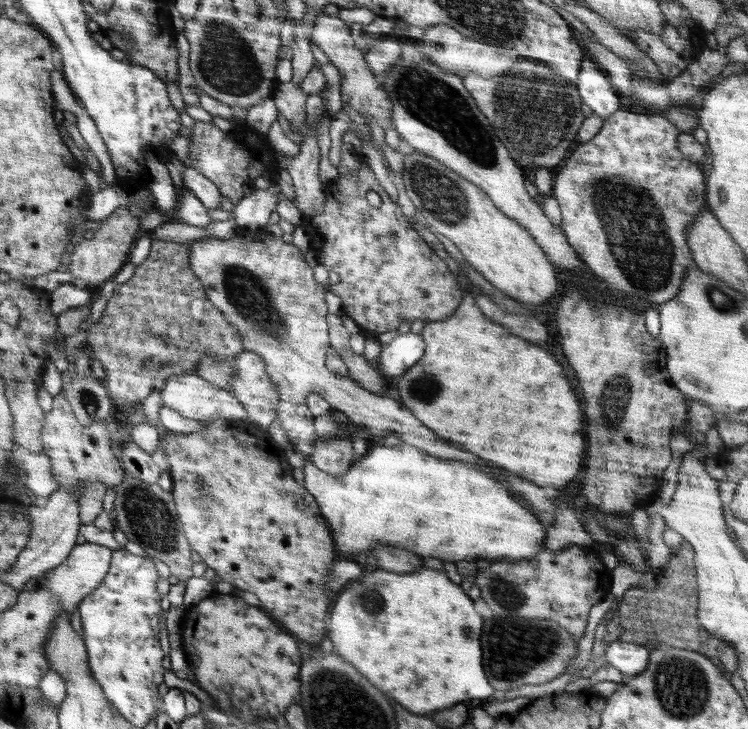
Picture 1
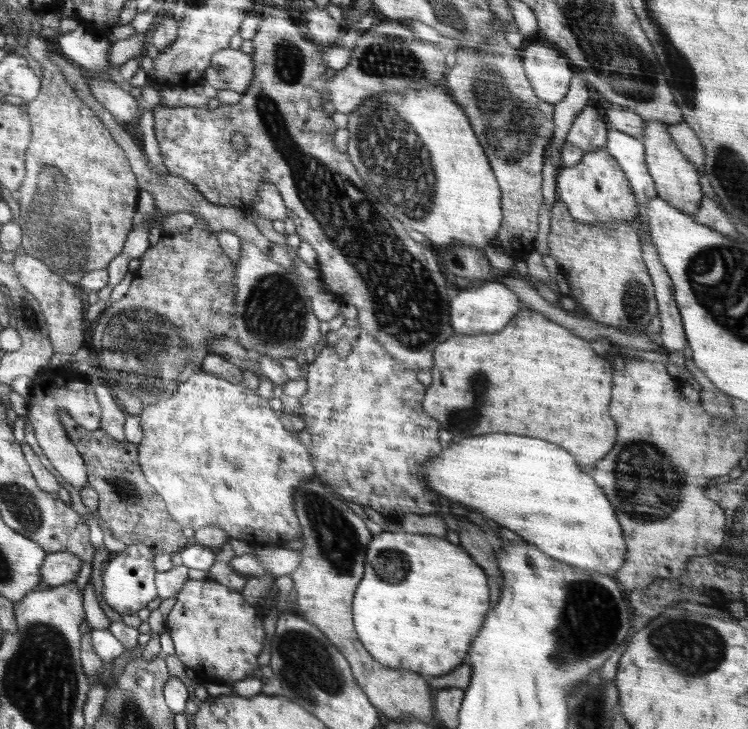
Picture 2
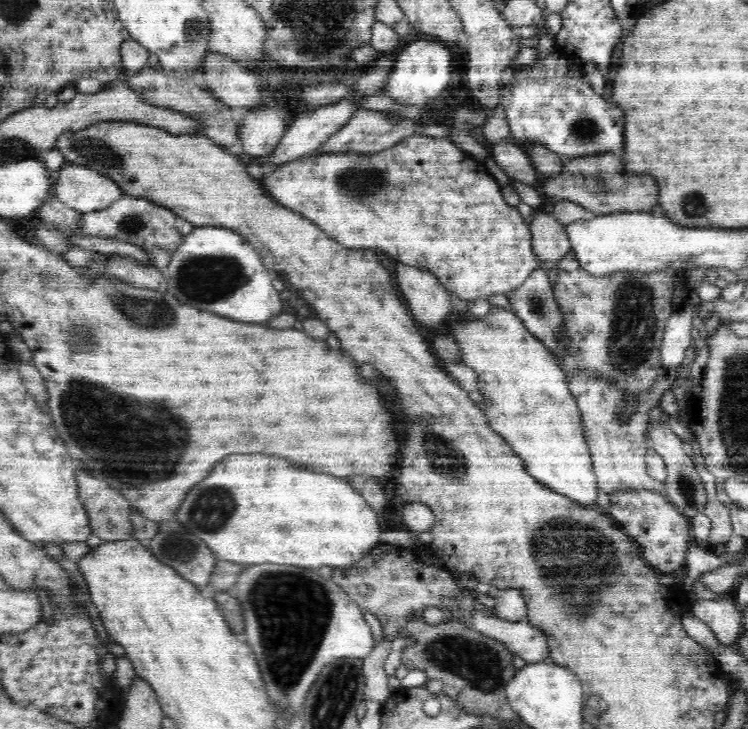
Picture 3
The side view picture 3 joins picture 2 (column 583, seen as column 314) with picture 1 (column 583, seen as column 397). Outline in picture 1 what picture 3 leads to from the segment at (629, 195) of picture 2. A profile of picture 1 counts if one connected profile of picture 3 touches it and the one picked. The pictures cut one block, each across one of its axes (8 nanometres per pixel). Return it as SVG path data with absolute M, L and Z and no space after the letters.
M618 109L614 114L608 116L602 124L600 132L584 142L584 144L576 144L566 157L566 164L558 172L556 178L554 176L554 186L552 195L558 201L561 208L562 224L561 230L564 232L570 246L575 250L580 260L586 264L587 268L594 274L604 278L611 288L627 292L636 298L642 298L646 302L650 302L652 306L659 306L662 303L672 300L674 295L680 291L680 285L684 277L686 277L688 266L693 264L693 256L690 247L688 246L688 238L686 231L692 225L694 217L704 211L707 207L706 203L706 188L705 174L700 164L693 163L688 160L680 150L678 150L677 138L680 134L678 128L667 118L662 116L652 115L648 111L644 114L634 113Z

